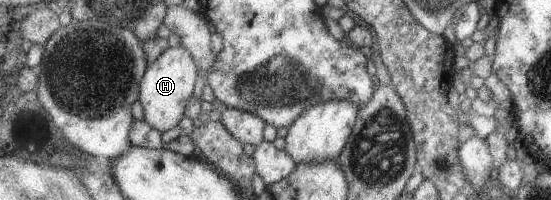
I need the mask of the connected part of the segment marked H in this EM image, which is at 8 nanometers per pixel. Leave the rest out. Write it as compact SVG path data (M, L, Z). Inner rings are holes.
M183 44L179 47L169 47L147 70L141 83L140 100L143 105L145 120L154 129L162 133L170 131L180 124L185 116L185 110L193 97L197 70L200 68L193 53Z

